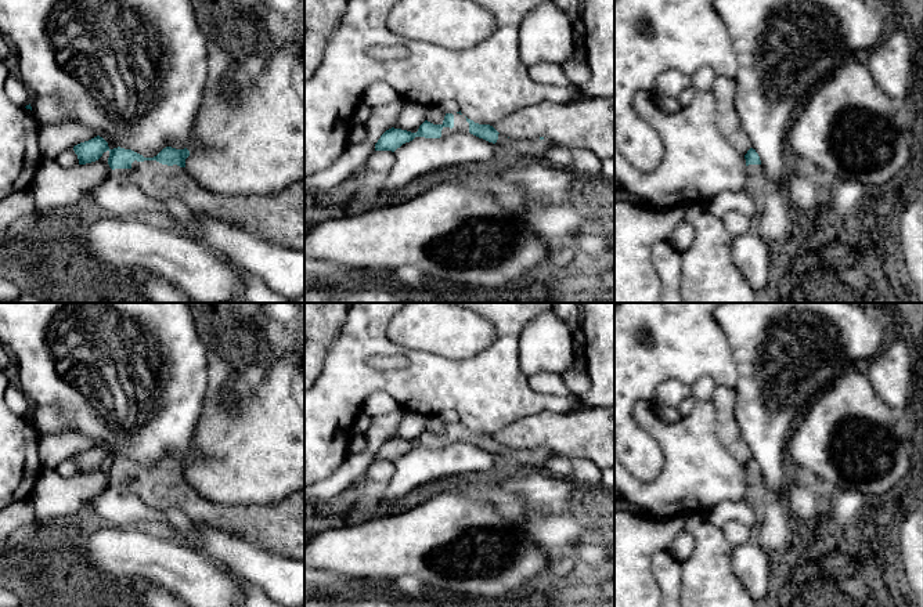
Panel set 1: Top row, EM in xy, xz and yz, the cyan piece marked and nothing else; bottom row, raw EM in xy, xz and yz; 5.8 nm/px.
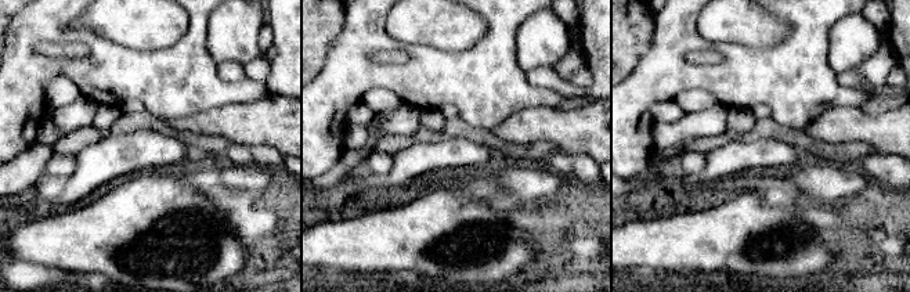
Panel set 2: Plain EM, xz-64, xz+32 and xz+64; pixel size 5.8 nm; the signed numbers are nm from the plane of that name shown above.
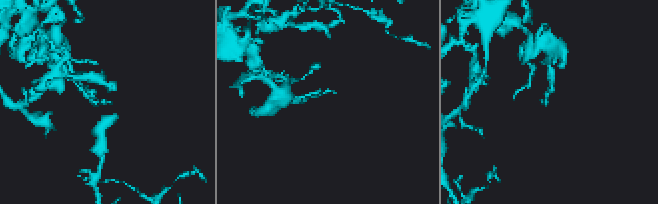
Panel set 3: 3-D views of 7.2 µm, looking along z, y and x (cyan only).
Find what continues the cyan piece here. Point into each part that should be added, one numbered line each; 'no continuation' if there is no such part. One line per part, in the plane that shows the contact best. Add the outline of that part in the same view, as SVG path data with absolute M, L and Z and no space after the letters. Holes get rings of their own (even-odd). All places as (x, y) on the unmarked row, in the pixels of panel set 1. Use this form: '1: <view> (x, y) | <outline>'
1: xy (280, 527) | M134 470L131 488L155 510L181 510L195 525L210 525L304 560L304 489L270 505L223 505L201 496L185 477L156 470Z

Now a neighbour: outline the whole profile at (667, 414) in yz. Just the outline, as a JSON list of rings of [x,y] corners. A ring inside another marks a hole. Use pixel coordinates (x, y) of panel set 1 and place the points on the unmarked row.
[[[656,404],[655,411],[657,416],[667,423],[674,423],[681,419],[681,415],[677,408]]]

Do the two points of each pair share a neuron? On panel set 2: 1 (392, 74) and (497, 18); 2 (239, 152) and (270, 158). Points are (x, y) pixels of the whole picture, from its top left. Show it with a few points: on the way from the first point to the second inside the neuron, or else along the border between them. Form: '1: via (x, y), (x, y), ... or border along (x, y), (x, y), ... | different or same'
1: via (422, 74), (459, 74), (484, 49) | same
2: via (246, 155), (263, 157) | same

